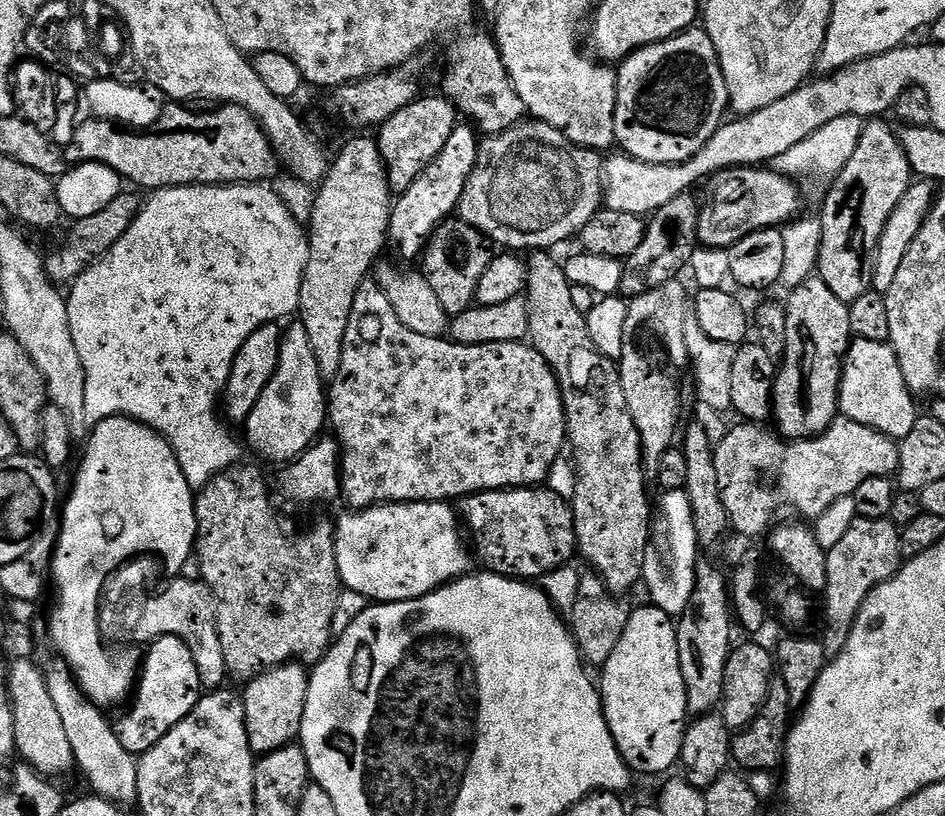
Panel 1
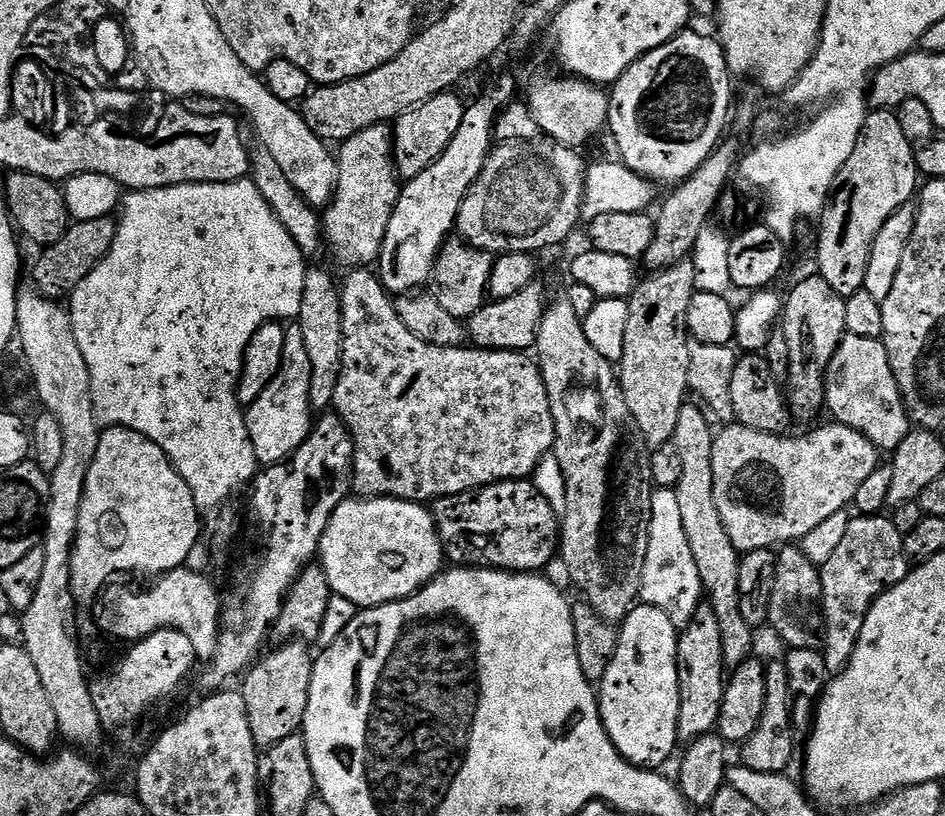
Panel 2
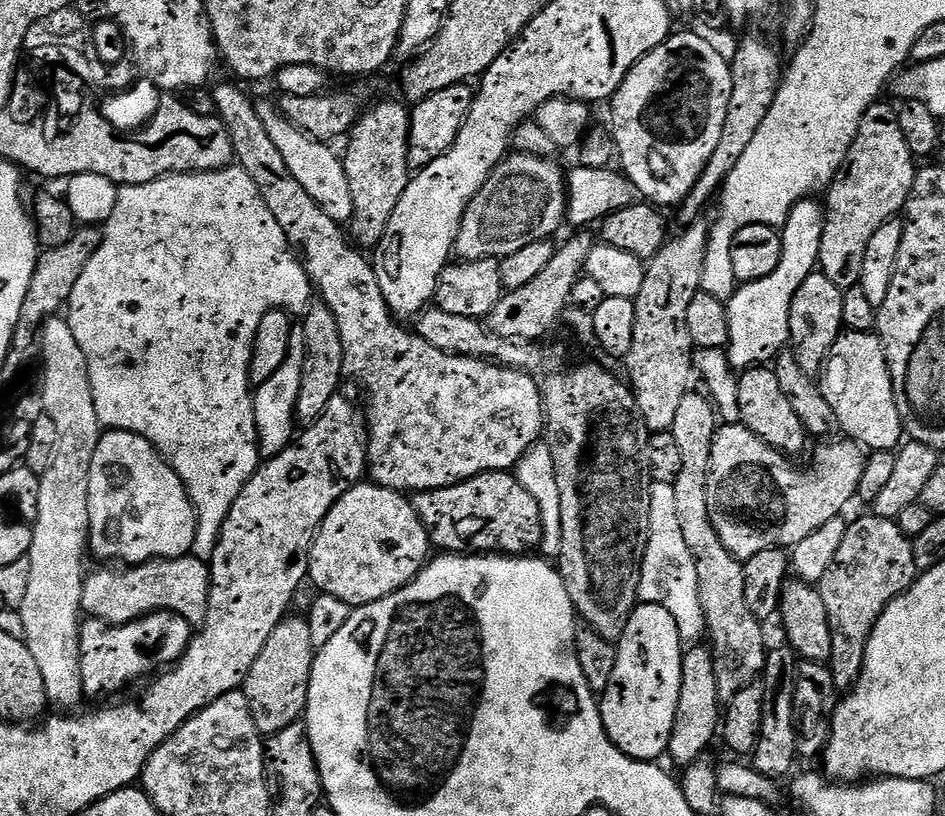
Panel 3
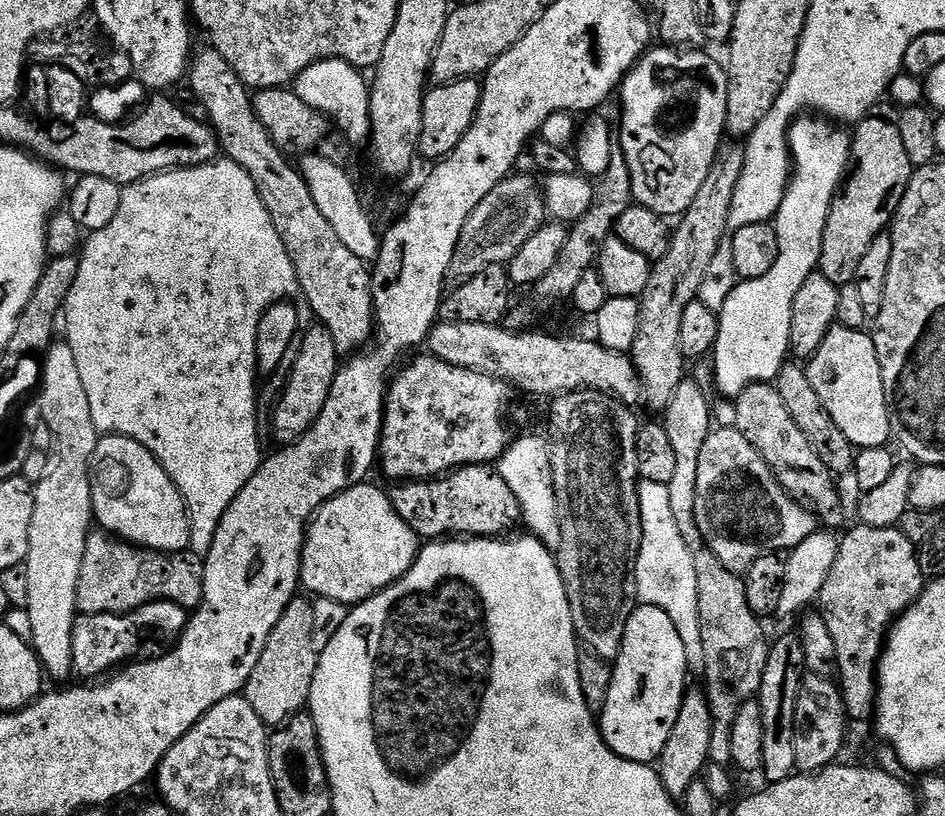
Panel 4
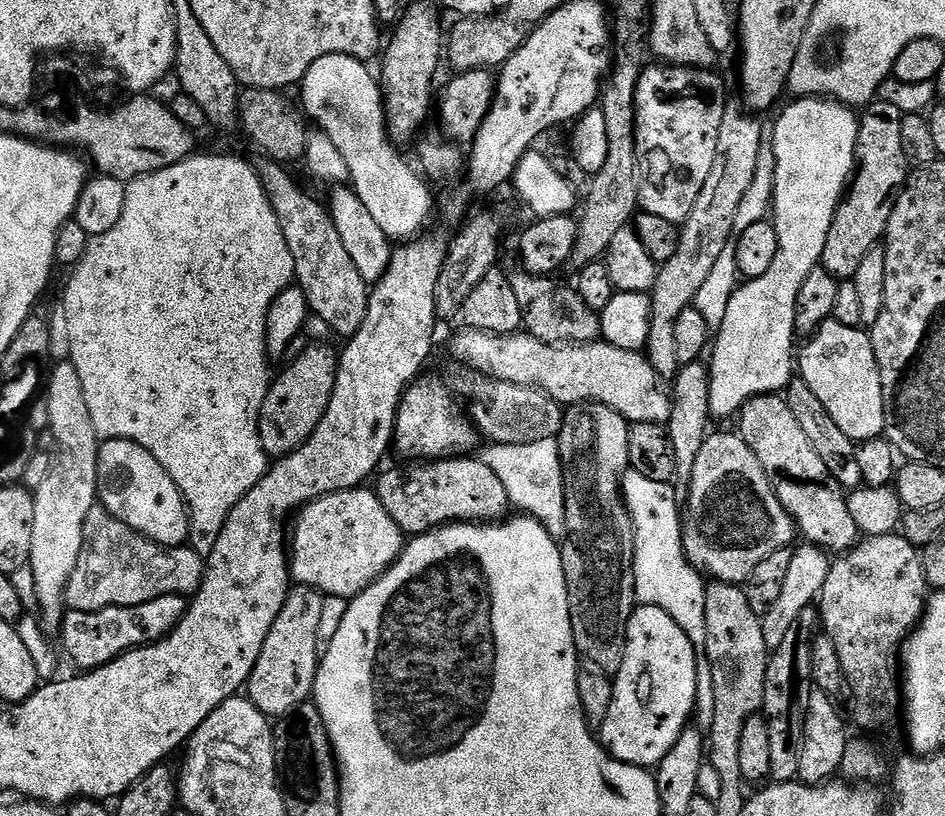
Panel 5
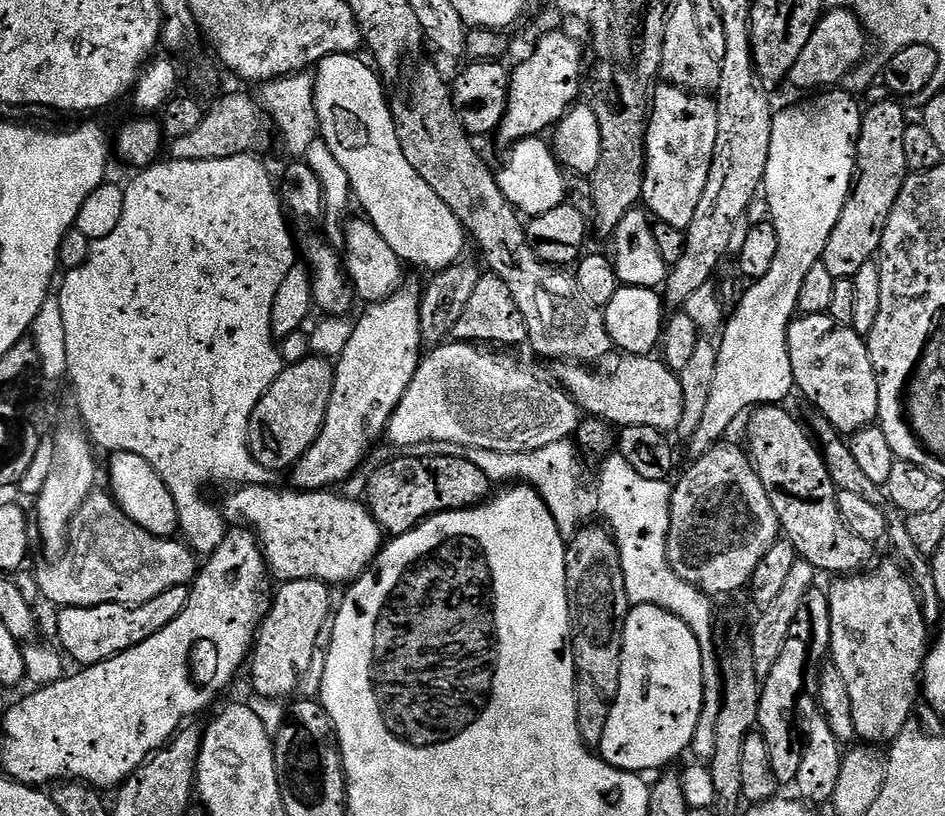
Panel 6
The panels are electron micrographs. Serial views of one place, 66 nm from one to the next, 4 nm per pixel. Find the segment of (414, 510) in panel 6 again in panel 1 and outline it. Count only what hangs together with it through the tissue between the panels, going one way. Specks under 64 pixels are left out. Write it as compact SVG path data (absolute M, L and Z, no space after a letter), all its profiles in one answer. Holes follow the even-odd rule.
M547 486L499 488L489 492L475 492L473 496L465 496L459 501L458 515L463 527L467 531L468 528L472 531L470 544L474 549L475 559L480 564L479 567L485 572L493 572L495 576L511 576L525 582L536 582L546 574L565 567L571 561L568 559L572 555L575 557L578 552L571 503L554 494Z

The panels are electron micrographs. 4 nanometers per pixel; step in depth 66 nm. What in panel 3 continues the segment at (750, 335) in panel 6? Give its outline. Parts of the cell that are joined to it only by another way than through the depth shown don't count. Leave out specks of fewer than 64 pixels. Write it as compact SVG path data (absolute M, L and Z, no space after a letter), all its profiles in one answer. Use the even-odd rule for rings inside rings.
M815 199L799 200L790 210L782 226L780 241L784 249L778 262L778 270L761 280L749 284L740 284L727 301L728 342L726 353L728 360L736 370L749 366L764 366L776 359L781 350L789 343L788 319L794 294L802 282L820 263L820 243L824 229L824 209Z

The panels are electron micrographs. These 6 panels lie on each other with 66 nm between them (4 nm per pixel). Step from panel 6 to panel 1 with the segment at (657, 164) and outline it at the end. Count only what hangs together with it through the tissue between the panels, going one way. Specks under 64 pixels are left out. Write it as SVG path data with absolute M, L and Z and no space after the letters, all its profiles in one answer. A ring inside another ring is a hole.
M693 26L686 32L671 36L669 40L648 44L619 61L614 128L616 144L623 155L632 156L647 164L686 162L694 158L694 154L698 154L698 150L702 150L702 146L706 146L710 138L714 138L720 125L725 123L724 111L727 113L729 108L726 78L714 50L714 42L710 42L703 27Z

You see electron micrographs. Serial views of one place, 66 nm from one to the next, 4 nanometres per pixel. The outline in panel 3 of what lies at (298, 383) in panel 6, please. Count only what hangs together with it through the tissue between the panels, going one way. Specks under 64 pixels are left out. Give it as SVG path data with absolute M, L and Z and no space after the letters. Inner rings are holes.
M316 302L303 313L302 323L305 328L305 366L302 370L301 390L298 393L295 419L301 425L307 426L323 416L330 398L341 391L340 380L345 379L344 355L342 354L342 334L338 334L338 322L334 322L334 314L322 302Z

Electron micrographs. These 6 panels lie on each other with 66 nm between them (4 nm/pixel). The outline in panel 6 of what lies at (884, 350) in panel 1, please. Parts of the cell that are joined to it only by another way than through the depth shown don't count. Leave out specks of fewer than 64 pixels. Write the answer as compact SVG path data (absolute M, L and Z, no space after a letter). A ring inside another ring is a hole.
M800 314L788 327L788 353L792 383L814 407L819 415L832 423L841 434L851 434L871 428L878 420L878 378L874 374L874 362L870 362L865 337L854 331L851 324L843 324L827 314Z

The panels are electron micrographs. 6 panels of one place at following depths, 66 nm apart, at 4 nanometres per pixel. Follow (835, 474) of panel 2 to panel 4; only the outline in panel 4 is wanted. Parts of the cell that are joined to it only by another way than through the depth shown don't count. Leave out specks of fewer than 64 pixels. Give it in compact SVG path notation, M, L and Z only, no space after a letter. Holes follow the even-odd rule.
M736 427L716 428L706 438L706 446L702 446L702 455L698 458L698 484L694 490L694 518L698 522L704 545L712 551L714 558L718 558L726 570L741 574L768 552L784 554L797 548L818 528L817 517L776 481L762 454L758 454L758 450L746 442Z

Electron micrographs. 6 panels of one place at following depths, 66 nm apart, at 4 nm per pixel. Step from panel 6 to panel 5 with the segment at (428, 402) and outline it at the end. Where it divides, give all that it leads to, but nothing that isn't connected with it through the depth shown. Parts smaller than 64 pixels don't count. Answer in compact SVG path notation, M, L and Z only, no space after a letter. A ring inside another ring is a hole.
M463 366L453 367L450 387L457 397L468 399L472 407L471 423L485 441L493 444L521 444L522 442L538 442L551 440L560 434L560 427L564 425L565 409L554 397L546 395L542 390L530 386L518 386L502 380L494 380L490 376L483 376L472 368Z

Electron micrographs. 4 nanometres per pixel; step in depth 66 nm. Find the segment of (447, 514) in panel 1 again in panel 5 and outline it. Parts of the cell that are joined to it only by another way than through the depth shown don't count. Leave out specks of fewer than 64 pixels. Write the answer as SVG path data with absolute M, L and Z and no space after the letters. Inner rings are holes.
M361 486L351 488L345 492L335 492L329 496L323 496L317 500L313 500L311 504L304 505L299 509L298 515L295 517L296 529L290 532L290 576L297 585L306 588L315 588L317 592L324 596L342 596L345 598L354 598L358 593L365 592L371 584L377 580L385 570L394 563L400 556L406 543L406 533L400 529L398 522L394 522L394 518L390 518L390 514L386 514L386 508L382 506L382 502L376 497L375 491L371 487Z

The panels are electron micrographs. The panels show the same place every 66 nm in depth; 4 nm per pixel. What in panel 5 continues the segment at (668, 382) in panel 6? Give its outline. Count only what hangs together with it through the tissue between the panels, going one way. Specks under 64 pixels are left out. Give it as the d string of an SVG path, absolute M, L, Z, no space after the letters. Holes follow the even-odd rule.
M527 331L511 332L508 336L499 336L493 332L466 332L455 333L452 340L452 356L457 365L472 368L483 376L490 376L494 380L502 380L530 386L542 390L552 396L562 406L574 404L601 404L610 406L629 425L634 424L664 424L670 418L672 397L665 381L656 373L654 366L648 361L643 351L622 350L618 346L605 342L590 344L547 344L538 338L528 335Z

